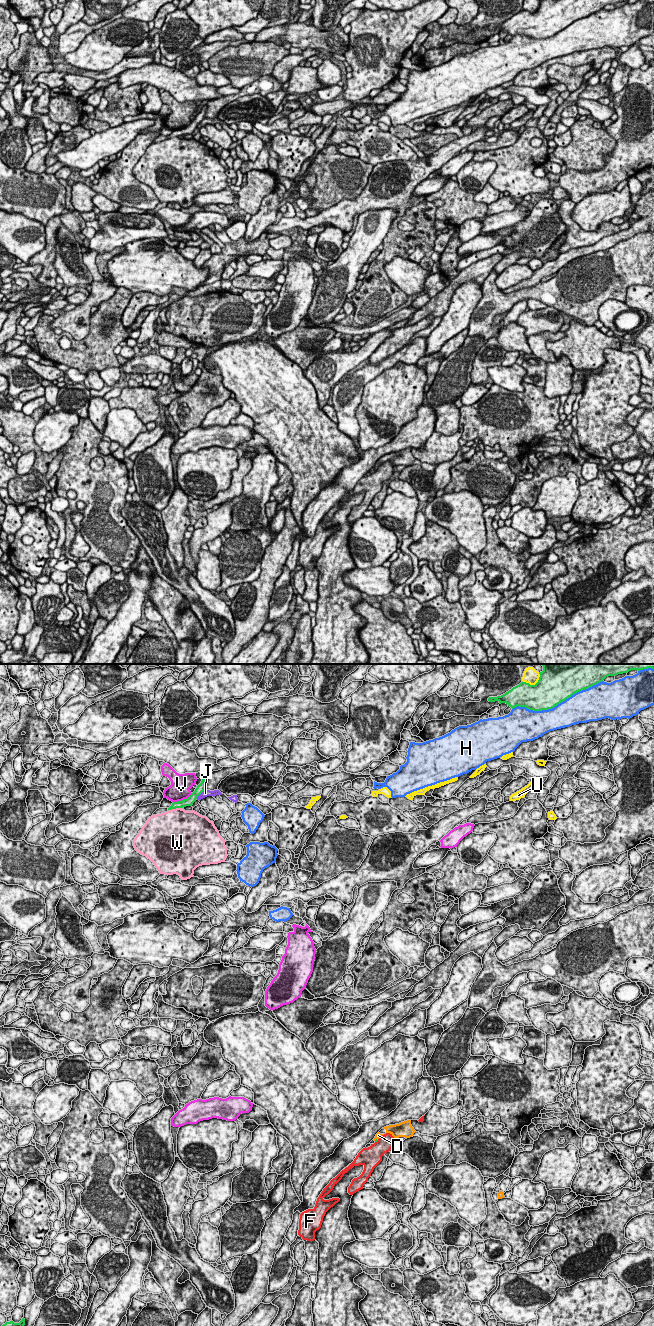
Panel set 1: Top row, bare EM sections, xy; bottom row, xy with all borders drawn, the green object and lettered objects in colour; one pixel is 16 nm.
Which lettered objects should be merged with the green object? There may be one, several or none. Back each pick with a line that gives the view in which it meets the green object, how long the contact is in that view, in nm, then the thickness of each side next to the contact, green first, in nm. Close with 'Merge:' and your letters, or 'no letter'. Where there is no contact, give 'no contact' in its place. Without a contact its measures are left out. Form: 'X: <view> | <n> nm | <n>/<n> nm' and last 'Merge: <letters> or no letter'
D: xy | 70 nm | 50/90 nm
Merge: D

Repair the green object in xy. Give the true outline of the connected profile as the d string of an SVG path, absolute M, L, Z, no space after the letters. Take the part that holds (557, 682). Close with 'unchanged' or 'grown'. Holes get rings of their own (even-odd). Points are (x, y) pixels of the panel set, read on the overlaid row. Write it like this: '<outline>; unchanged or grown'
M542 664L543 671L535 685L521 682L505 694L489 697L489 702L506 703L512 709L526 707L533 711L552 709L575 693L588 689L608 676L631 670L652 668L654 664Z; unchanged

